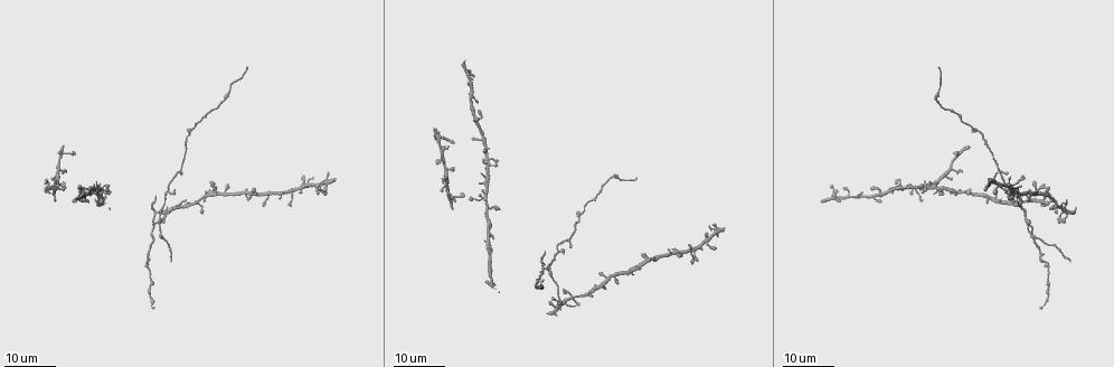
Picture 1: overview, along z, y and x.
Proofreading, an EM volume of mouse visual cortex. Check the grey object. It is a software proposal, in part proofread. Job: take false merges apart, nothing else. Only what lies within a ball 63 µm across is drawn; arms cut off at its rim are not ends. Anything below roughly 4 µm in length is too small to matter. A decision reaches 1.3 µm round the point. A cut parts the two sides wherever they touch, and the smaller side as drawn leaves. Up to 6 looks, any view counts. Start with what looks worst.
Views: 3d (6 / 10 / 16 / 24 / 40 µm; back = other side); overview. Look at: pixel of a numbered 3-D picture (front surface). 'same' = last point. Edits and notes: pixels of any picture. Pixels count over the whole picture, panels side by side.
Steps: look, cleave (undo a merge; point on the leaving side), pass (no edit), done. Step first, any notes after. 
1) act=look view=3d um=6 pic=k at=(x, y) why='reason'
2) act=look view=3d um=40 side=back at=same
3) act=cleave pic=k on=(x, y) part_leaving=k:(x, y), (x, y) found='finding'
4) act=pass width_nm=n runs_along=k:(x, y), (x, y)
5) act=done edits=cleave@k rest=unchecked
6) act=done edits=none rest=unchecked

act=look view=3d um=16 pic=1 at=(1026, 224) why='four-way junction'

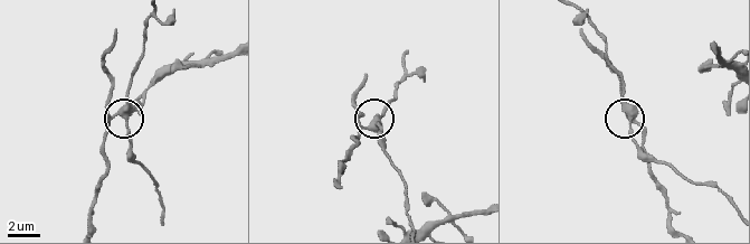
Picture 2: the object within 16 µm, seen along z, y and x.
act=look view=3d um=10 pic=2 at=(632, 117)

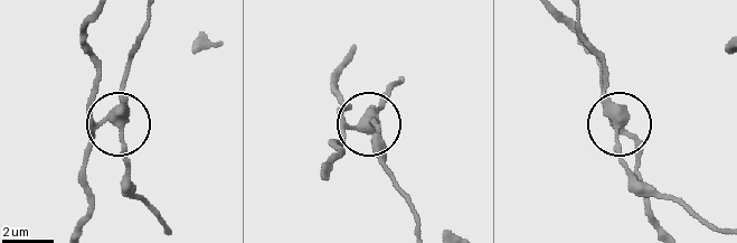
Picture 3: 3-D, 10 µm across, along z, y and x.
act=look view=3d um=6 pic=3 at=(121, 123)

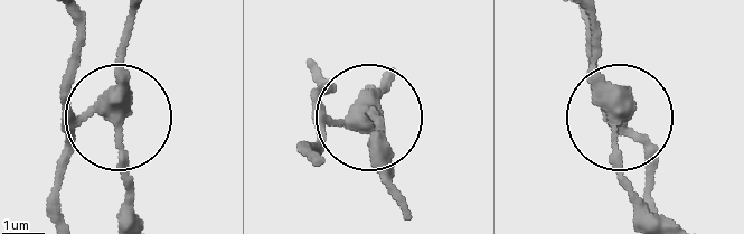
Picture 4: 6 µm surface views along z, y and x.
act=cleave pic=4 on=(63, 172) part_leaving=4:(83, 120), (55, 202), (58, 223) found='a second neuron is stuck on'

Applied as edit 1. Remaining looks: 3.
act=look view=3d um=16 pic=1 at=(1008, 203)

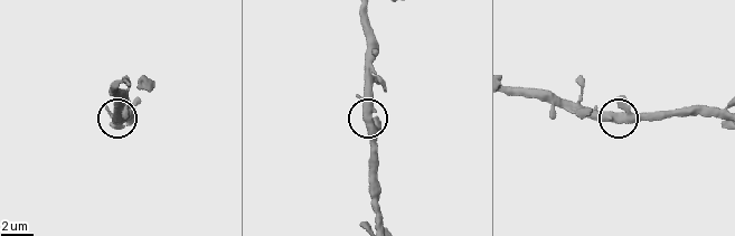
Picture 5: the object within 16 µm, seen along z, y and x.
act=look view=3d um=6 pic=5 at=(628, 116)

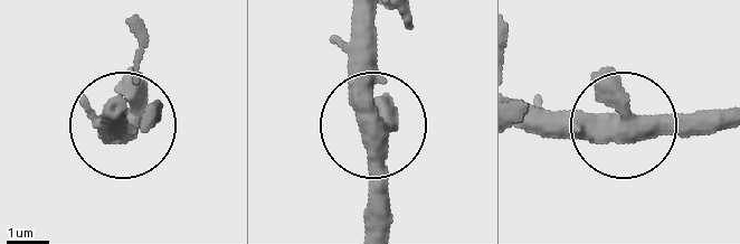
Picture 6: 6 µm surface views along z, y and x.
act=pass arms=3 found='all the same neuron'

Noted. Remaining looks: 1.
act=done edits=cleave@4 rest=unchecked

